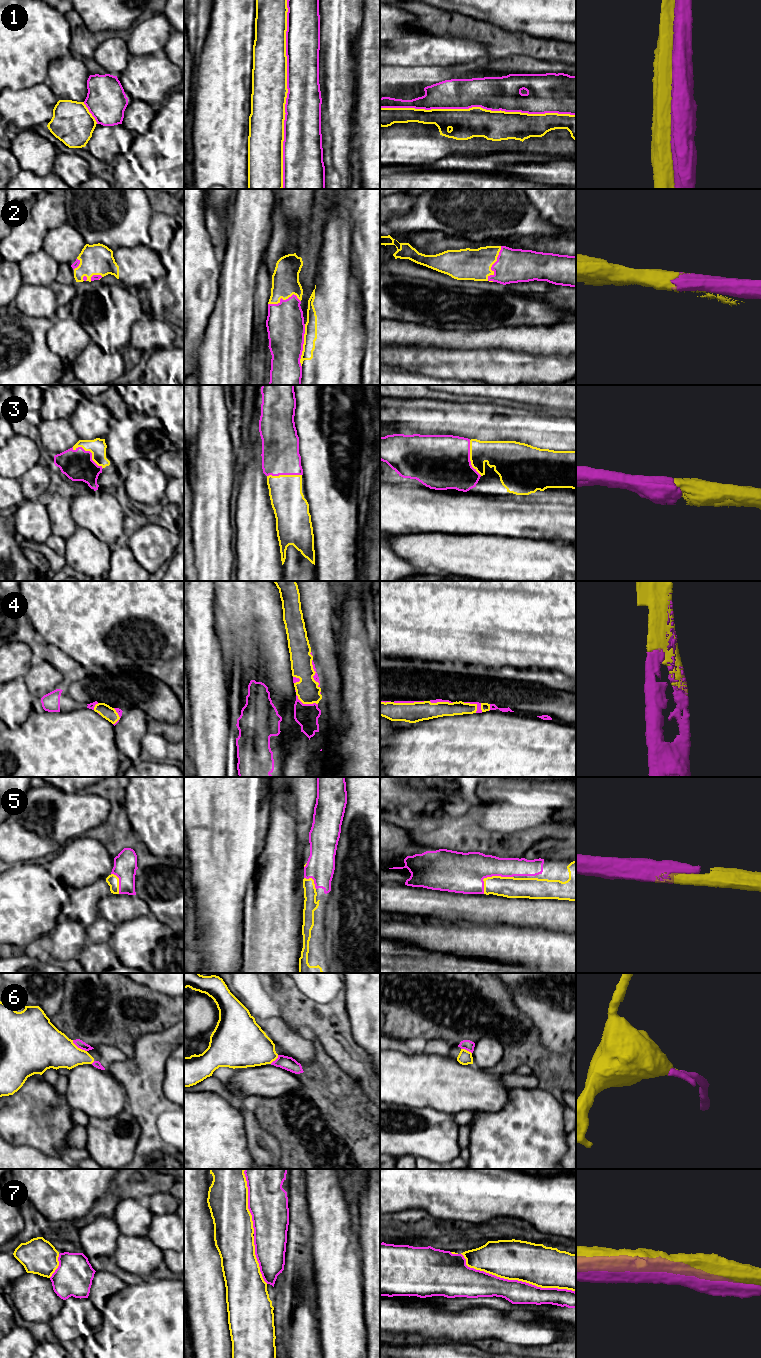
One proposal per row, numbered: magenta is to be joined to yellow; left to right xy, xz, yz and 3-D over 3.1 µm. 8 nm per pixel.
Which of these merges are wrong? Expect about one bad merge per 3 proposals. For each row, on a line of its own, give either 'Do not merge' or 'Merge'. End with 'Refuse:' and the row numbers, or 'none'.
1: Do not merge
2: Merge
3: Merge
4: Merge
5: Merge
6: Merge
7: Do not merge
Refuse: 1, 7

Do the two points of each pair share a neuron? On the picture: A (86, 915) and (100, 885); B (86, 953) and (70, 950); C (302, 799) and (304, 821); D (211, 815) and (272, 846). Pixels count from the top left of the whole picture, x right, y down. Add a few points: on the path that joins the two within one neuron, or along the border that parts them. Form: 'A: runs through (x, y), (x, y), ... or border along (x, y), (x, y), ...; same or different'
A: runs through (86, 908), (86, 901), (95, 892); same
B: border along (88, 942), (77, 958); different
C: runs through (304, 804), (304, 816); same
D: border along (270, 819), (264, 834), (263, 847), (256, 864); different

